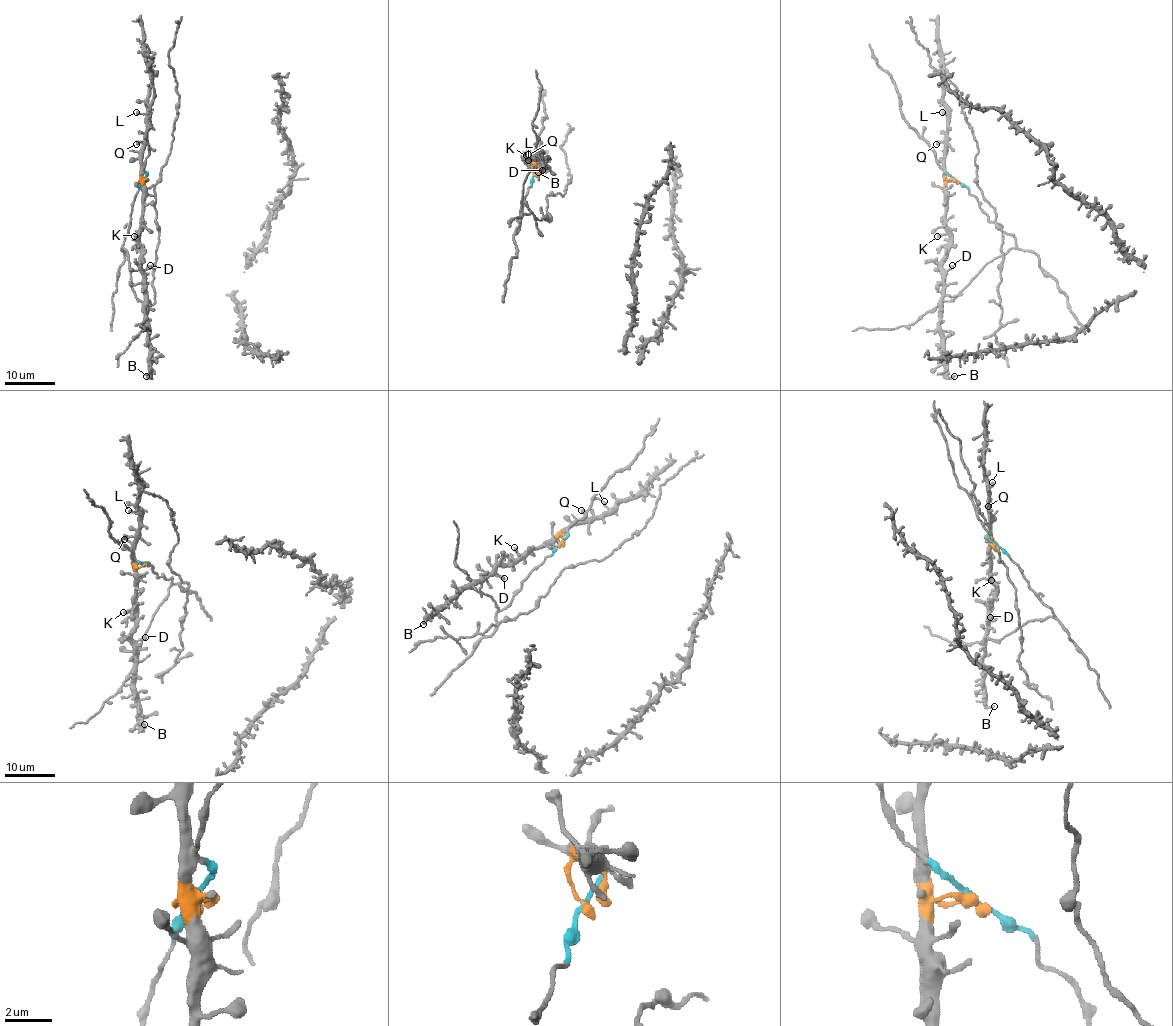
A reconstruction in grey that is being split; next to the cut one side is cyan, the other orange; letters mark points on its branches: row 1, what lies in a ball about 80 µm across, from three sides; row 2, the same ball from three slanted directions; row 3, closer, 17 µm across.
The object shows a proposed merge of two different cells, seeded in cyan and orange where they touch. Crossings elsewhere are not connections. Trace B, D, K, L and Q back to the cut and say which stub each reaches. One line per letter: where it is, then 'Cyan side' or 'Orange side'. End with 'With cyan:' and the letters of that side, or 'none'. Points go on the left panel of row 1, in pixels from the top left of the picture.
B: Place: (146, 376). Orange side
D: Place: (150, 265). Orange side
K: Place: (134, 236). Orange side
L: Place: (136, 112). Orange side
Q: Place: (136, 144). Orange side
With cyan: none

